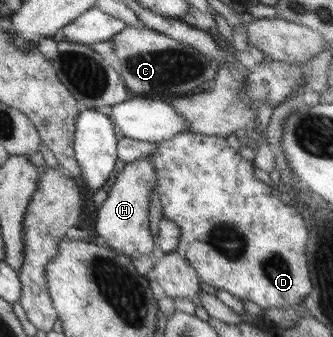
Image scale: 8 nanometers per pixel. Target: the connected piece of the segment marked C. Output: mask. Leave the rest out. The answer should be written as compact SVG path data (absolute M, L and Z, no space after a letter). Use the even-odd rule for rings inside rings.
M125 26L110 42L118 59L118 74L124 86L138 96L166 101L172 97L206 92L213 83L216 67L194 47L166 37L166 35L146 27Z

